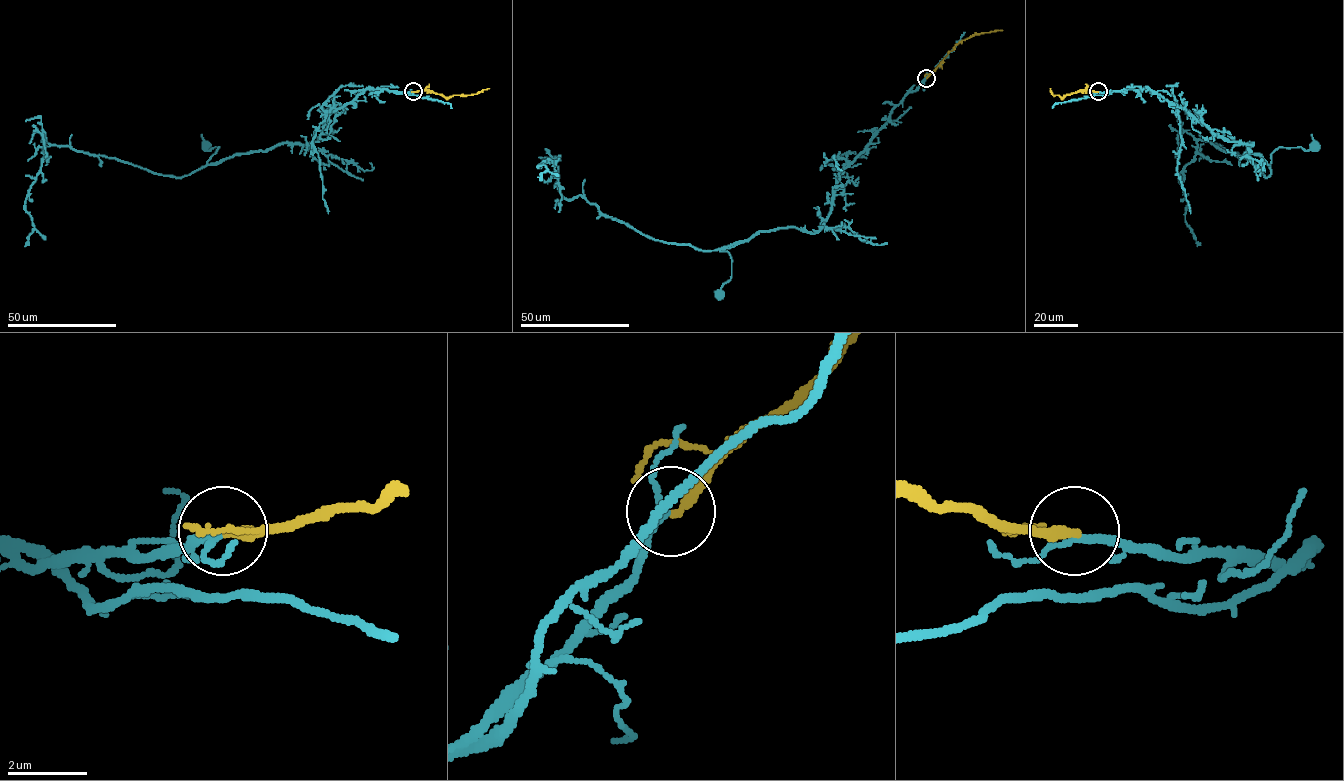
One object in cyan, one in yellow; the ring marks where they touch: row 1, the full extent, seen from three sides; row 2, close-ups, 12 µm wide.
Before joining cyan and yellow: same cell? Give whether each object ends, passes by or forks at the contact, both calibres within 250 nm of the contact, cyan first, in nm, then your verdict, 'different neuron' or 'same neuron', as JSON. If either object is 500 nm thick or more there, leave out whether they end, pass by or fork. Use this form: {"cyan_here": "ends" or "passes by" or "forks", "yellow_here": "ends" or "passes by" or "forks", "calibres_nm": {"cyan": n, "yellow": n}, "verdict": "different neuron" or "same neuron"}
{"cyan_here": "passes by", "yellow_here": "ends", "calibres_nm": {"cyan": 160, "yellow": 240}, "verdict": "same neuron"}

